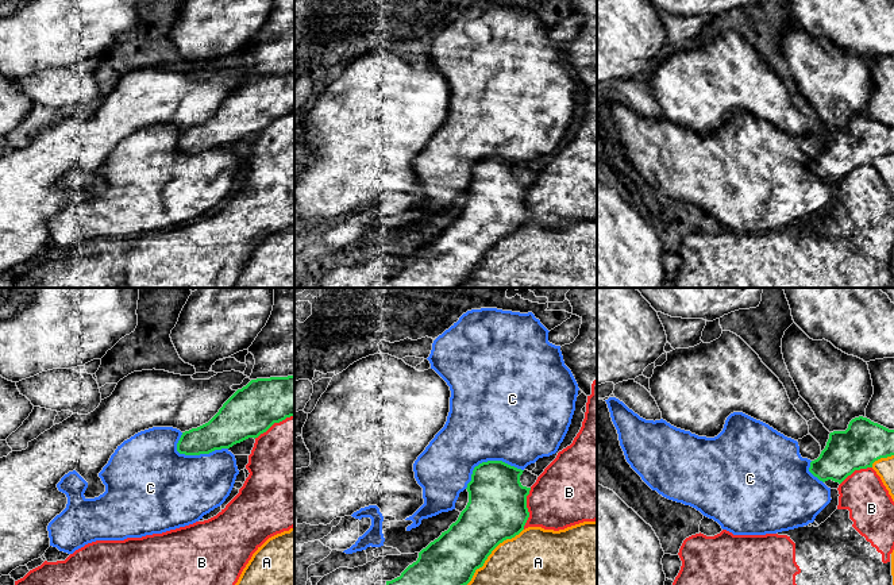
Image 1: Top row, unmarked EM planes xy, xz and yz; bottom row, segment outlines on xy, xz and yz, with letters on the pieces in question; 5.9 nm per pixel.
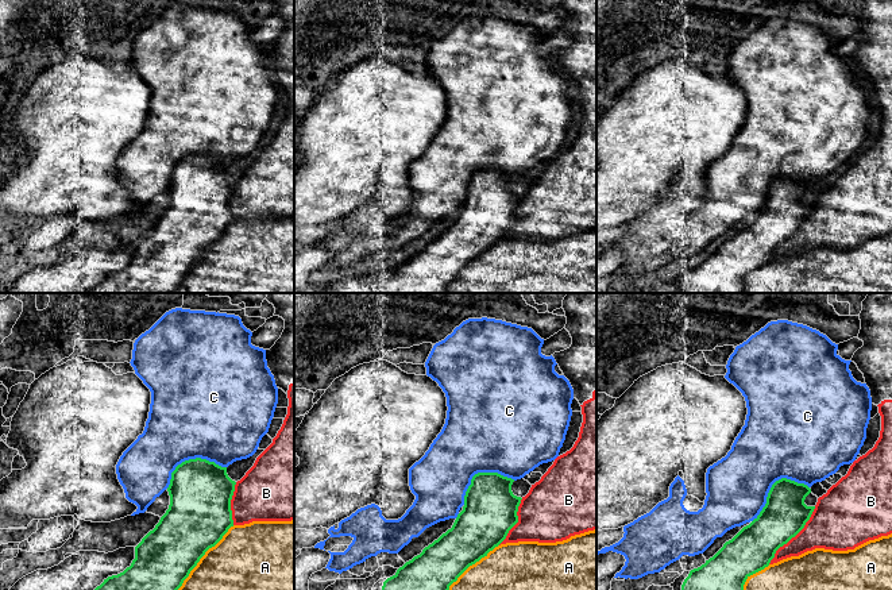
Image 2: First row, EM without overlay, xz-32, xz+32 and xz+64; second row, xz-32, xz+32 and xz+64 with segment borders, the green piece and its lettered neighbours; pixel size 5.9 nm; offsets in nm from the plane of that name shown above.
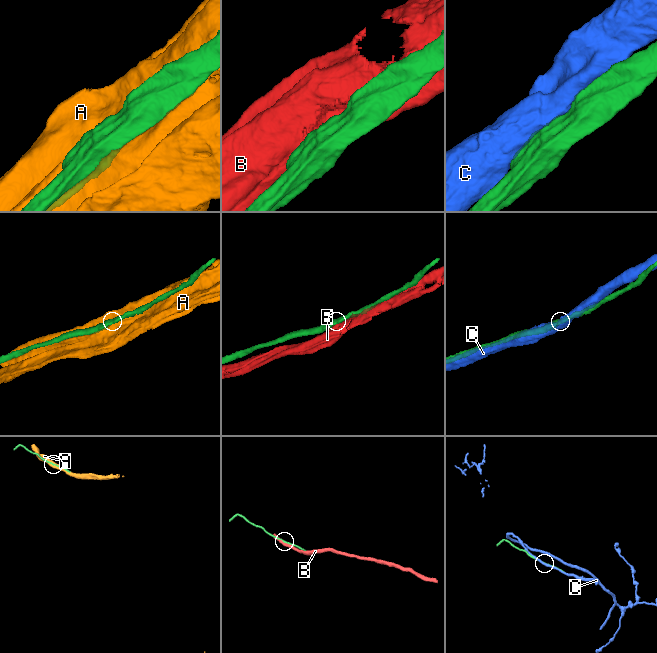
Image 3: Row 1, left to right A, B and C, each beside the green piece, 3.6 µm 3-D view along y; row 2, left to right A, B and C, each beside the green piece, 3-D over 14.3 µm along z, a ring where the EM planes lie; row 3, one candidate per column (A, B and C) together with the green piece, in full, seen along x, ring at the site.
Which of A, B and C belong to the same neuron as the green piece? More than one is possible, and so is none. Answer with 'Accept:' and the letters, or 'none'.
Accept: C

